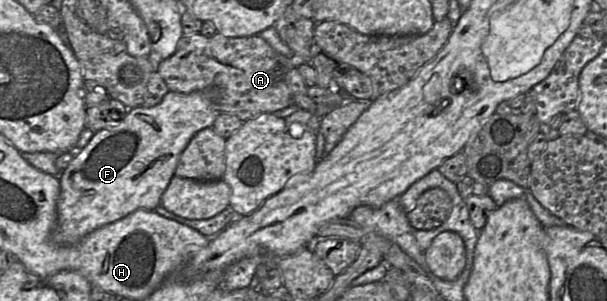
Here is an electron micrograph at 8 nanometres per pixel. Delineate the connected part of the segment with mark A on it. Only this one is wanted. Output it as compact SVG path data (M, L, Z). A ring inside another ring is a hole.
M199 32L183 35L176 52L161 61L157 72L170 91L185 94L203 92L213 103L214 109L221 113L236 115L244 122L262 113L274 113L292 105L293 94L285 81L287 72L292 68L295 66L291 58L274 50L260 35L225 37L217 32L212 37L205 37Z

